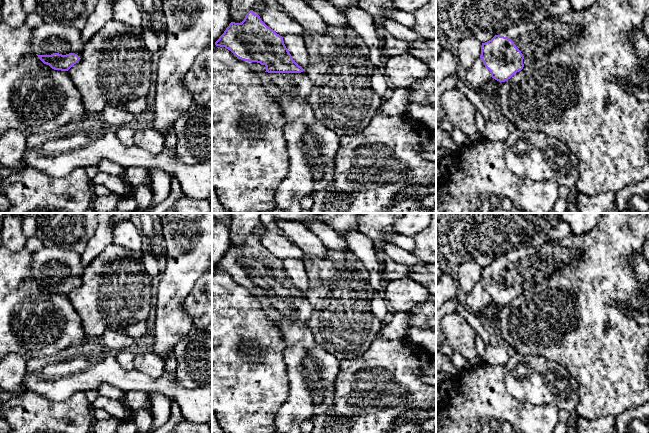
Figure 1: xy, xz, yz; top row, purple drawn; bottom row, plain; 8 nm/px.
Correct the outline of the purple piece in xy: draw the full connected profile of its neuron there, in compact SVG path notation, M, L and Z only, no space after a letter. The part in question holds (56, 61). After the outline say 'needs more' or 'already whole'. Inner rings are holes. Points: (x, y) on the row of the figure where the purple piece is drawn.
M45 22L34 29L33 45L44 64L61 71L76 64L85 48L81 29L57 22Z; needs more

